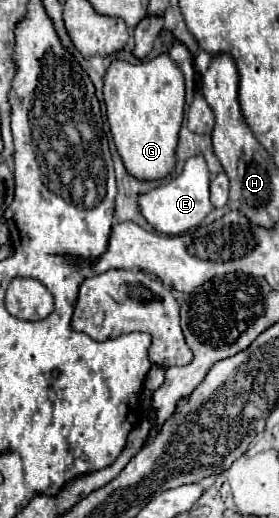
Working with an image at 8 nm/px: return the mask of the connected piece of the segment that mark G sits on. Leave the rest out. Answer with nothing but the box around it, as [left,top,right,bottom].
[103,54,185,180]

